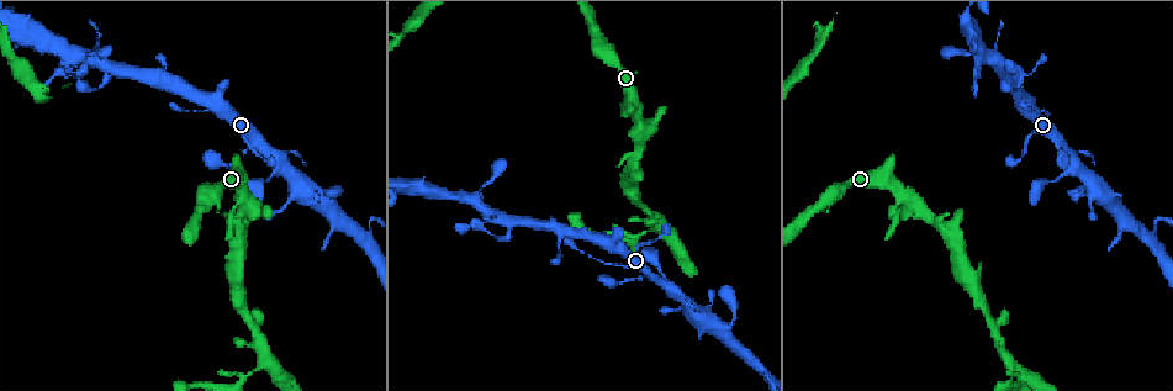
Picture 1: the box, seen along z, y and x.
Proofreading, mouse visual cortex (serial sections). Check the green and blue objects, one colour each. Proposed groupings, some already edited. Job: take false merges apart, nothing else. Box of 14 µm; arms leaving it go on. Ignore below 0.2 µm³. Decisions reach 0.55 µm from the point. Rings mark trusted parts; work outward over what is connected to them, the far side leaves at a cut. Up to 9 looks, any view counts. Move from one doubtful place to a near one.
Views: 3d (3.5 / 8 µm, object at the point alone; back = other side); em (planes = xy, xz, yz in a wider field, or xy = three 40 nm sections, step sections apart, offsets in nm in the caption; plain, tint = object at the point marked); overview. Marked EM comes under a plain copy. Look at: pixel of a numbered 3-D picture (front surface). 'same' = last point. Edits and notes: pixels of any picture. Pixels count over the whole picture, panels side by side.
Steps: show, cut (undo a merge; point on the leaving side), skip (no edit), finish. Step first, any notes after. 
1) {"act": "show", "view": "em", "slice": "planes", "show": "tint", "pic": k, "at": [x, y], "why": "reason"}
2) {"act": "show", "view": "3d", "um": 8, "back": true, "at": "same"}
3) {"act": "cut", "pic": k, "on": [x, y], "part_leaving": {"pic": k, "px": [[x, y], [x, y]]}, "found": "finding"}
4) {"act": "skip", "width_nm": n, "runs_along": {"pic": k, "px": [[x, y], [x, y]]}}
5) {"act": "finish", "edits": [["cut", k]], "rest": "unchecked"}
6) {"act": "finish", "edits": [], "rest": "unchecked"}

{"act": "show", "view": "3d", "um": 3.5, "back": true, "pic": 1, "at": [267, 180], "why": "thick turns thin"}

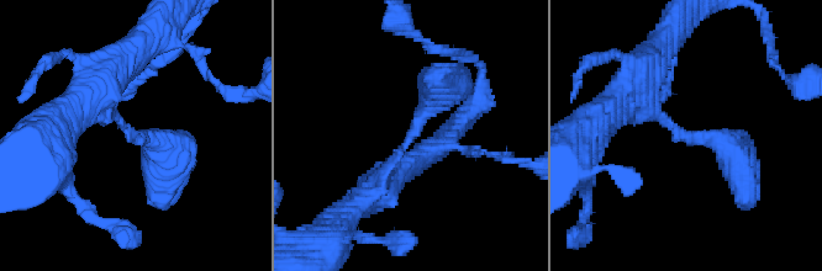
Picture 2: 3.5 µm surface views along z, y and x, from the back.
{"act": "show", "view": "em", "slice": "xy", "step": 1, "show": "tint", "pic": 2, "at": [403, 143], "why": "now the EM"}

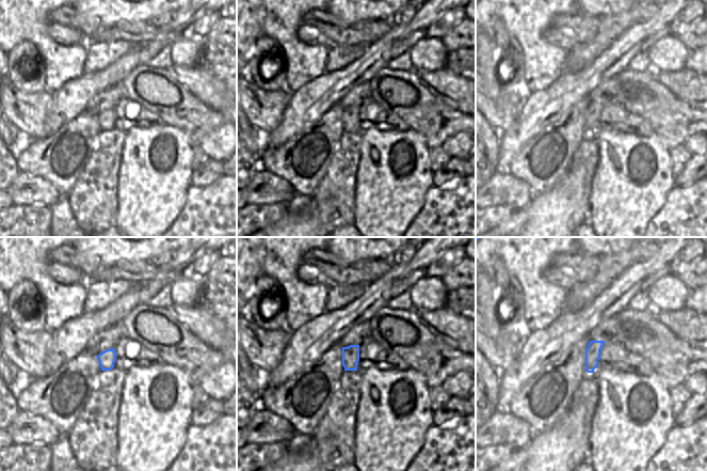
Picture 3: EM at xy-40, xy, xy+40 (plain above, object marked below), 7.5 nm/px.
{"act": "skip", "runs_along": {"pic": 2, "px": [[637, 74], [659, 116], [736, 161]]}, "found": "continuous, no second cell"}

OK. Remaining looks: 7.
{"act": "show", "view": "3d", "um": 3.5, "pic": 1, "at": [638, 234], "why": "two arms in line, one across"}

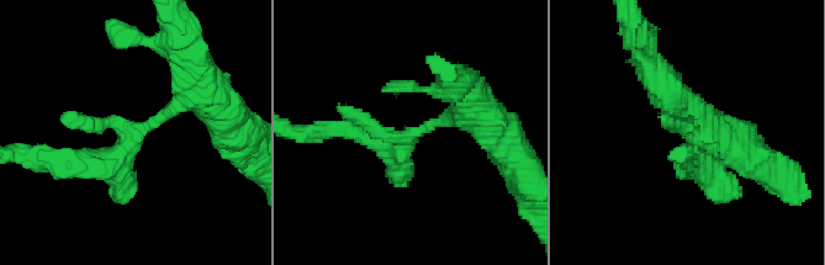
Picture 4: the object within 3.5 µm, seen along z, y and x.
{"act": "skip", "runs_along": {"pic": 4, "px": [[191, 78], [107, 164], [73, 160]]}, "found": "all the same cell"}

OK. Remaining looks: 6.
{"act": "show", "view": "3d", "um": 3.5, "pic": 1, "at": [756, 364], "why": "three arms meet"}

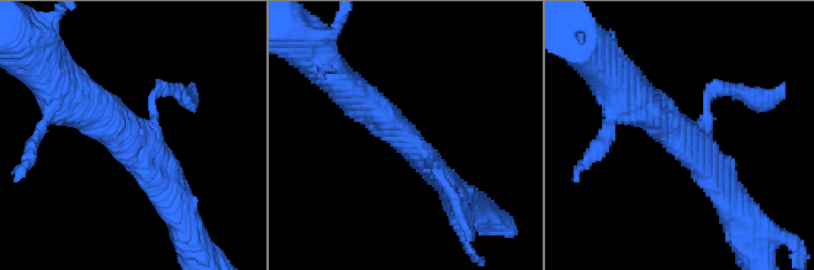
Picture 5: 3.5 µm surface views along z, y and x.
{"act": "show", "view": "em", "slice": "xy", "step": 3, "show": "tint", "pic": 5, "at": [132, 142], "arms": 3, "arm_widths_nm": [100, 300, 400]}

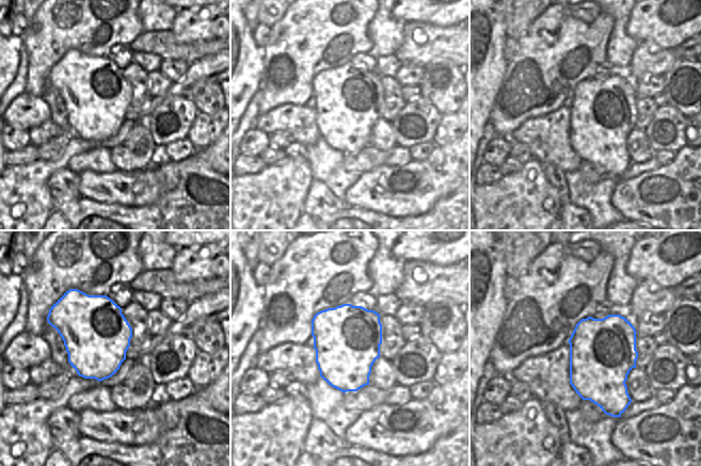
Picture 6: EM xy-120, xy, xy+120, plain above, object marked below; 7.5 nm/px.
{"act": "show", "view": "em", "slice": "planes", "show": "tint", "at": "same", "why": "cut it another way"}

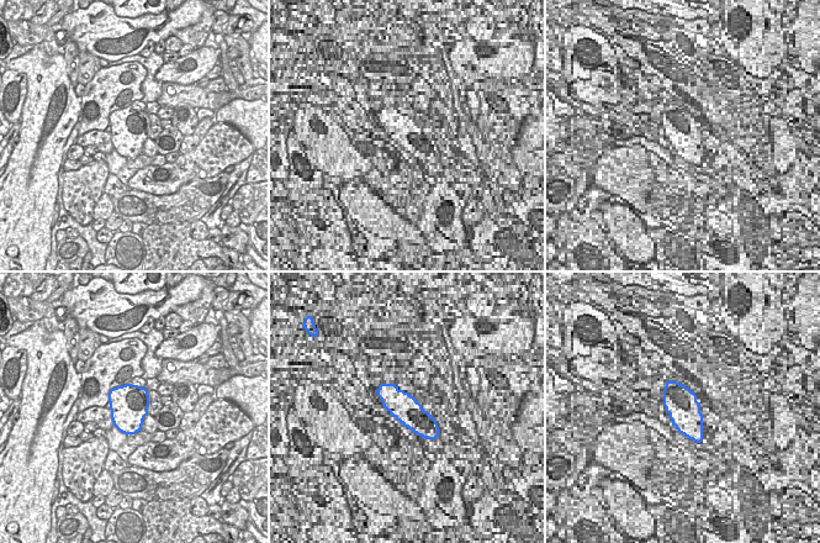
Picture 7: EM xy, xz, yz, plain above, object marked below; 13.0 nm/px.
{"act": "skip", "runs_along": {"pic": 5, "px": [[78, 98], [127, 132], [173, 196]]}, "found": "continuous, no second cell"}

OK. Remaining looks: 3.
{"act": "show", "view": "3d", "um": 3.5, "pic": 1, "at": [408, 189], "why": "calibre changes"}

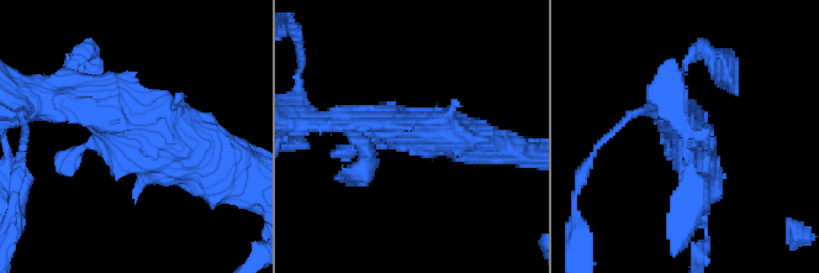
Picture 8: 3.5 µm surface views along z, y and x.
{"act": "show", "view": "em", "slice": "xy", "step": 2, "show": "tint", "pic": 8, "at": [136, 131], "why": "need the tissue"}

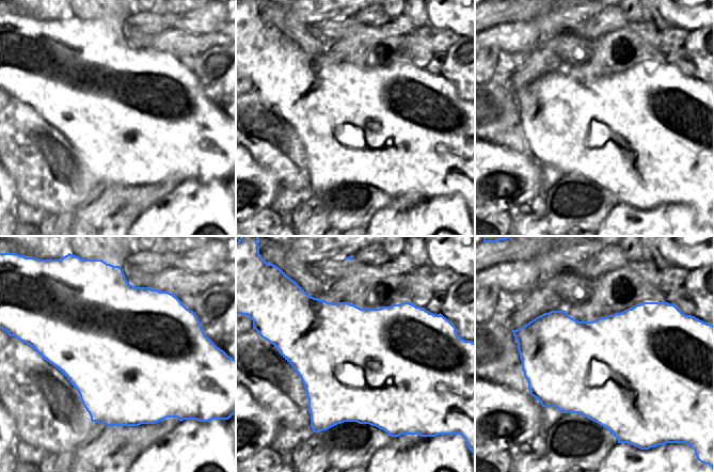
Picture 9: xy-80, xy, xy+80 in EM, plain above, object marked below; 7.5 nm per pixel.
{"act": "skip", "runs_along": {"pic": 8, "px": [[214, 148], [137, 137], [77, 84]]}, "found": "one cell here"}

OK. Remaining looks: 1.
{"act": "finish", "edits": [], "rest": "unchecked"}

